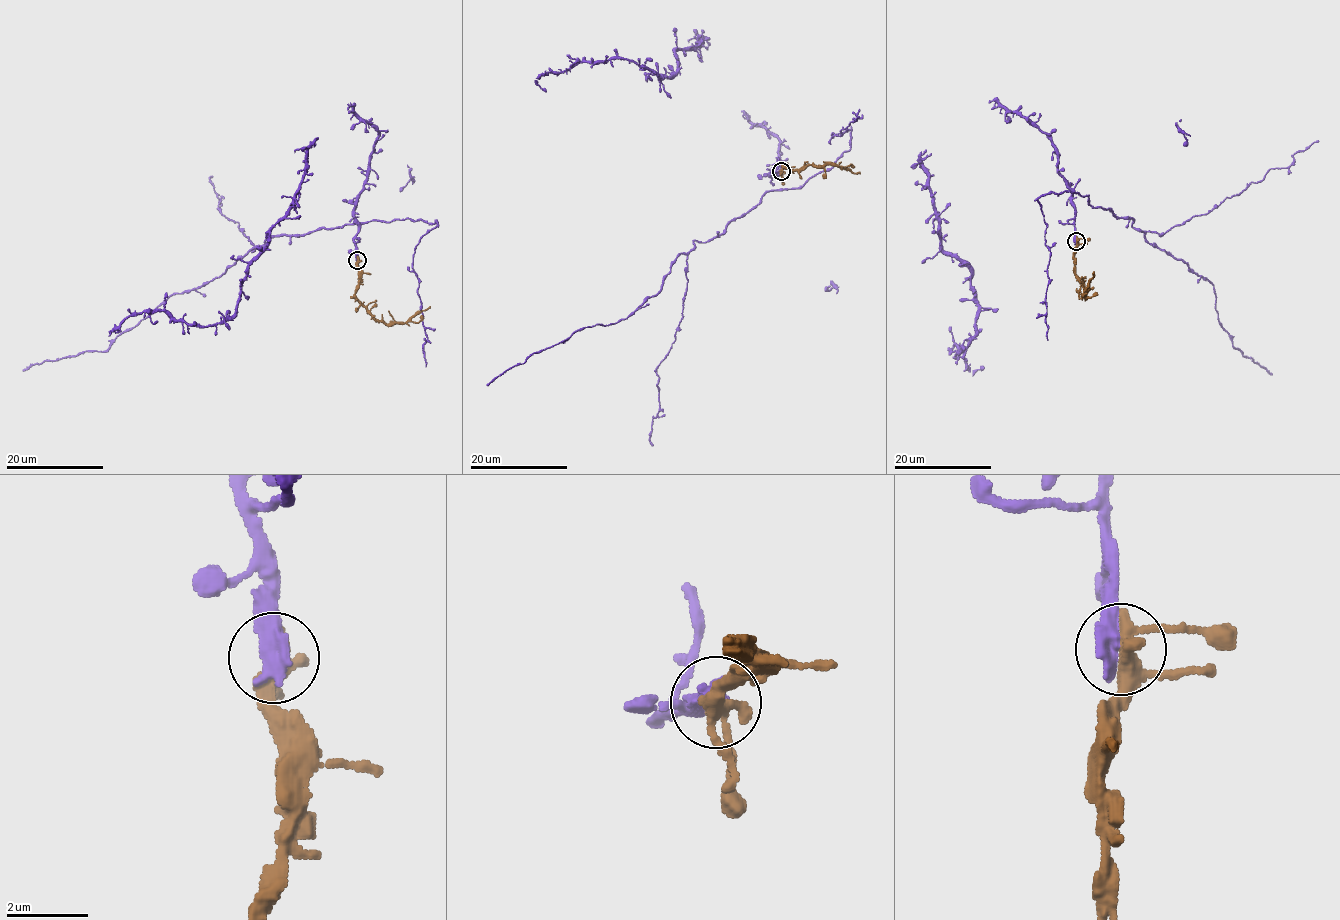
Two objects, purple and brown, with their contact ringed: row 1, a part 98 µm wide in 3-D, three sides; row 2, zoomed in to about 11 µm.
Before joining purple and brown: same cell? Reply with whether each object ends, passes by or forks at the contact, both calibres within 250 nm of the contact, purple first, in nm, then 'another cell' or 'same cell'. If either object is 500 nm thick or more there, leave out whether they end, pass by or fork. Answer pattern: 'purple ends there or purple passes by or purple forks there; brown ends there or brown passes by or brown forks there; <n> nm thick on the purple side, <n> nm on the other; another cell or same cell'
550 nm thick on the purple side, 340 nm on the other; same cell

